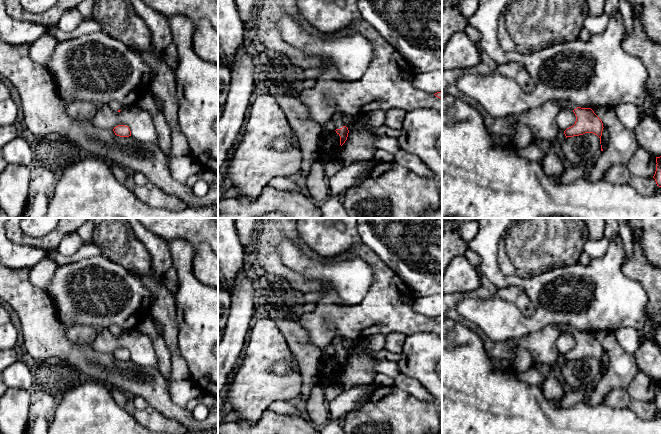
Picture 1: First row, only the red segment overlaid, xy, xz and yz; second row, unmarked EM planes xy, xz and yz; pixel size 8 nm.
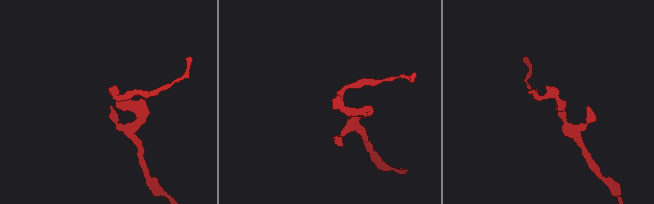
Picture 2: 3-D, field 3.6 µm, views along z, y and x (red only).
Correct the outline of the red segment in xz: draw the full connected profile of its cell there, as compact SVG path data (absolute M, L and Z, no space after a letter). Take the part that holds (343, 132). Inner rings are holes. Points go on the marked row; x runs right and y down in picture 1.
M336 110L332 115L332 118L335 122L335 131L340 136L340 145L342 146L347 140L349 130L342 121L342 115L340 111Z

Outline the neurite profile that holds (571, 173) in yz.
M592 160L583 165L568 165L560 174L559 182L561 184L569 184L582 177L586 171L590 171L594 166L595 160Z

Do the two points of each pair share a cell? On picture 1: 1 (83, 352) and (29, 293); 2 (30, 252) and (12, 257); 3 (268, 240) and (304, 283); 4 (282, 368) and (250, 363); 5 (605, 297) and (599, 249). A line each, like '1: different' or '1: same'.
1: same
2: same
3: same
4: different
5: different

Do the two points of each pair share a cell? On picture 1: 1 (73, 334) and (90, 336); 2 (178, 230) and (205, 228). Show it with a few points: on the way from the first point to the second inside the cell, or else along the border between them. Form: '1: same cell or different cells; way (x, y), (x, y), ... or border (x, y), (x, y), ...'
1: same cell; way (77, 334), (86, 334)
2: same cell; way (185, 228), (198, 228)

